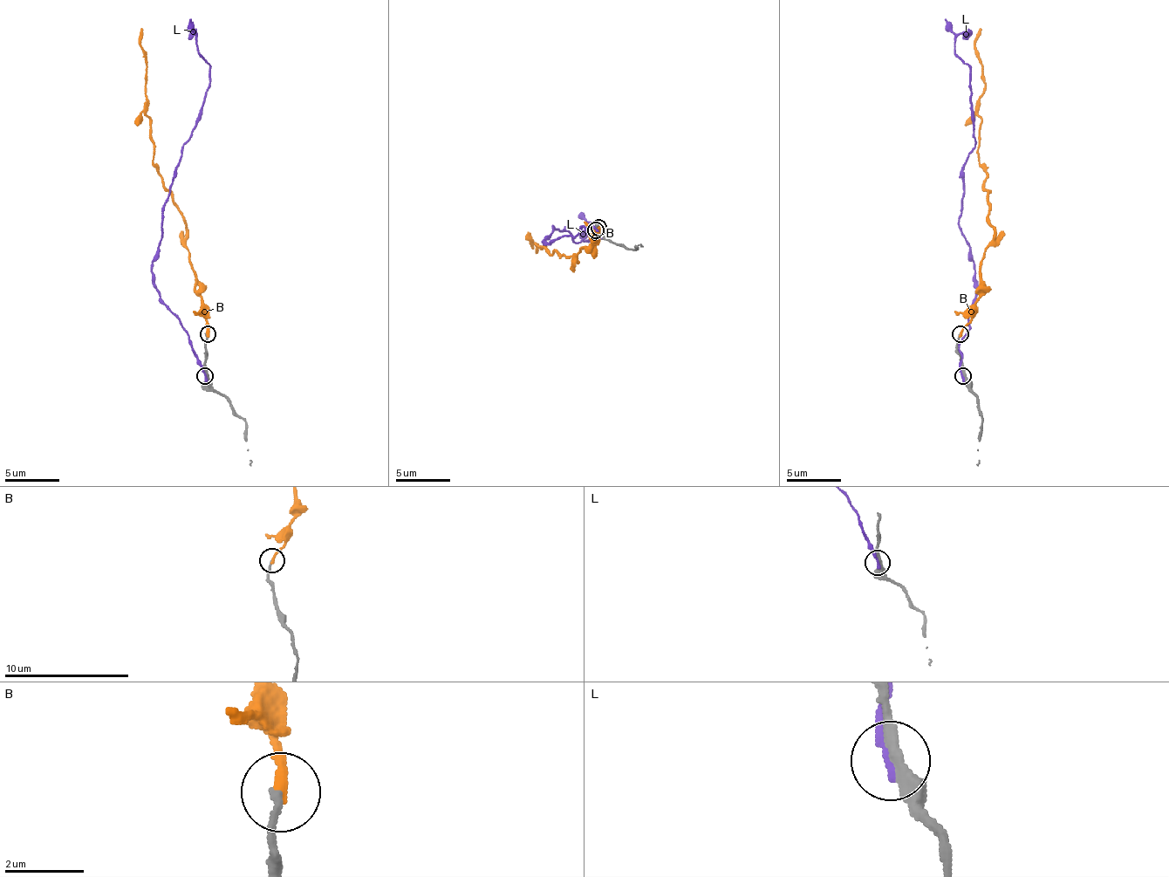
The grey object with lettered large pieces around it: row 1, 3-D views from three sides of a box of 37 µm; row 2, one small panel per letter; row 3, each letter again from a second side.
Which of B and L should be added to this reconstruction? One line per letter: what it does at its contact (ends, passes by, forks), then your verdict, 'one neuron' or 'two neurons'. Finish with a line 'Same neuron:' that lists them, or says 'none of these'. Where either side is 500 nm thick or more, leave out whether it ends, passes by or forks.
B: it ends | one neuron
L: it ends | two neurons
Same neuron: B

